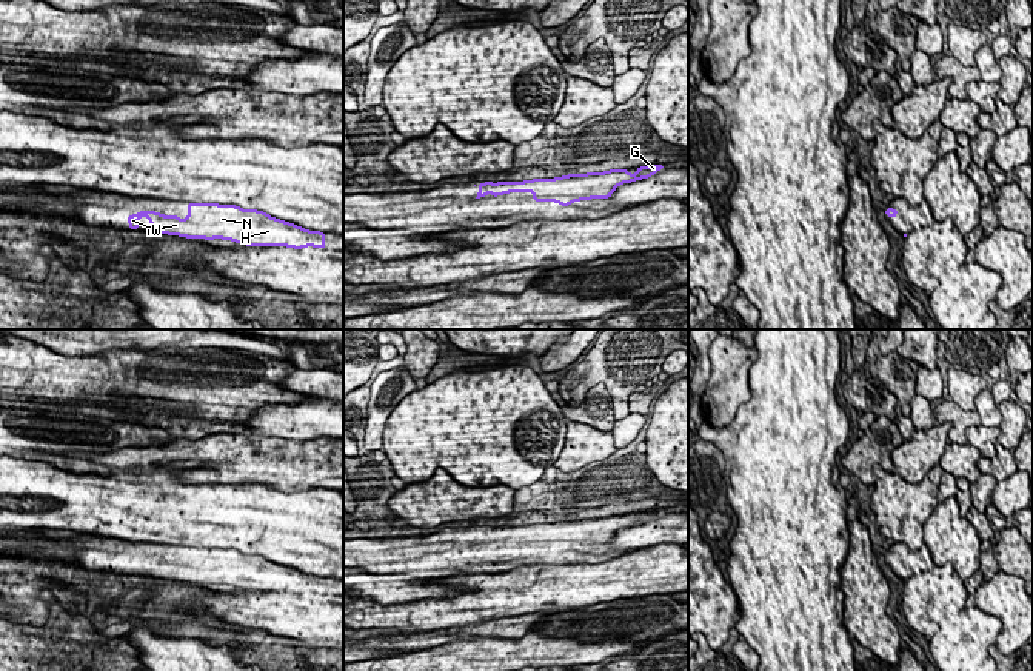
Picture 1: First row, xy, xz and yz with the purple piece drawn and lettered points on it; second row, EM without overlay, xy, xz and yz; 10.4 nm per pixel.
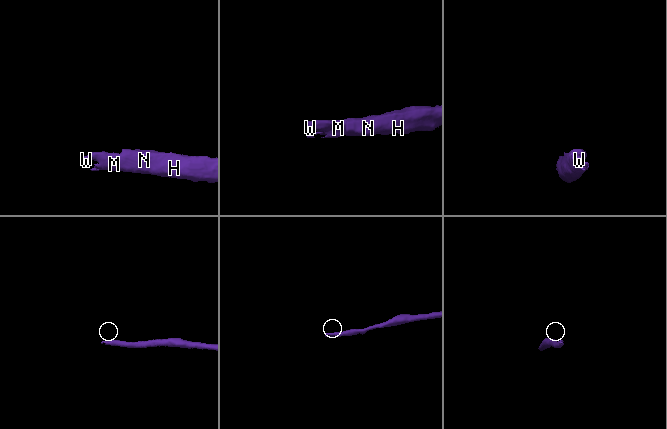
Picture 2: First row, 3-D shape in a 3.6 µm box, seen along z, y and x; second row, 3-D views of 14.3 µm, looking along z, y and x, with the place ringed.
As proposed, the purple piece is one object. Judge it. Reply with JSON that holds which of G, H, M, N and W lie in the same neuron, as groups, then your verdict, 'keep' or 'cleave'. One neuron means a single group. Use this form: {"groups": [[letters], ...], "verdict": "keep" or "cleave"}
{"groups": [["G", "H", "M", "N", "W"]], "verdict": "keep"}

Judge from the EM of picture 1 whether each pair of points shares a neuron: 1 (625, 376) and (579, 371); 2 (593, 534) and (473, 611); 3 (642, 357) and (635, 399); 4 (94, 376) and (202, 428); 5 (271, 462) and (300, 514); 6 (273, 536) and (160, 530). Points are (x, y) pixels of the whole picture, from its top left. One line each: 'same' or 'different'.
1: same
2: different
3: different
4: different
5: different
6: same

